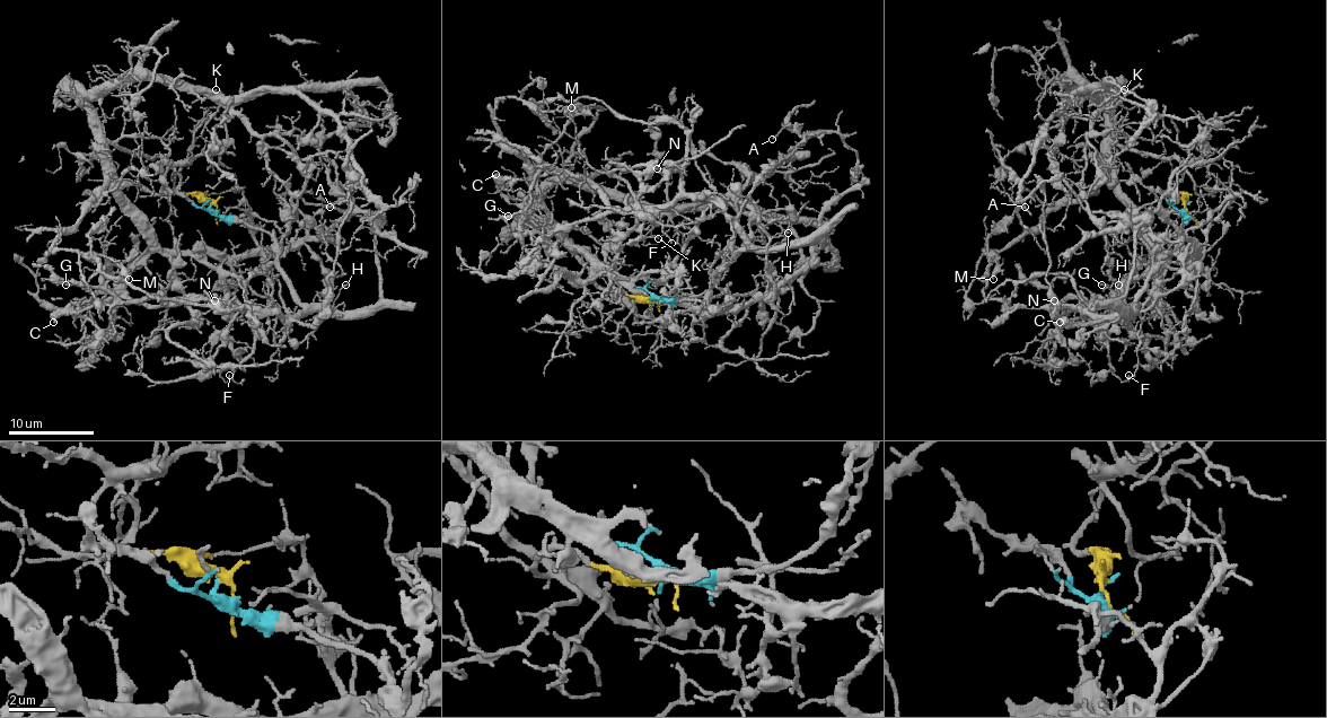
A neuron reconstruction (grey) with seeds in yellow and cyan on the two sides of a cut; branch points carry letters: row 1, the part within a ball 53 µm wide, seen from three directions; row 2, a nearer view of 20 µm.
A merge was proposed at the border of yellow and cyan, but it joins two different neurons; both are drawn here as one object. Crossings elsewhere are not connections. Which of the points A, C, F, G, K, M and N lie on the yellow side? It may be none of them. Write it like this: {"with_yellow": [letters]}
{"with_yellow": ["A", "F", "K", "M"]}

